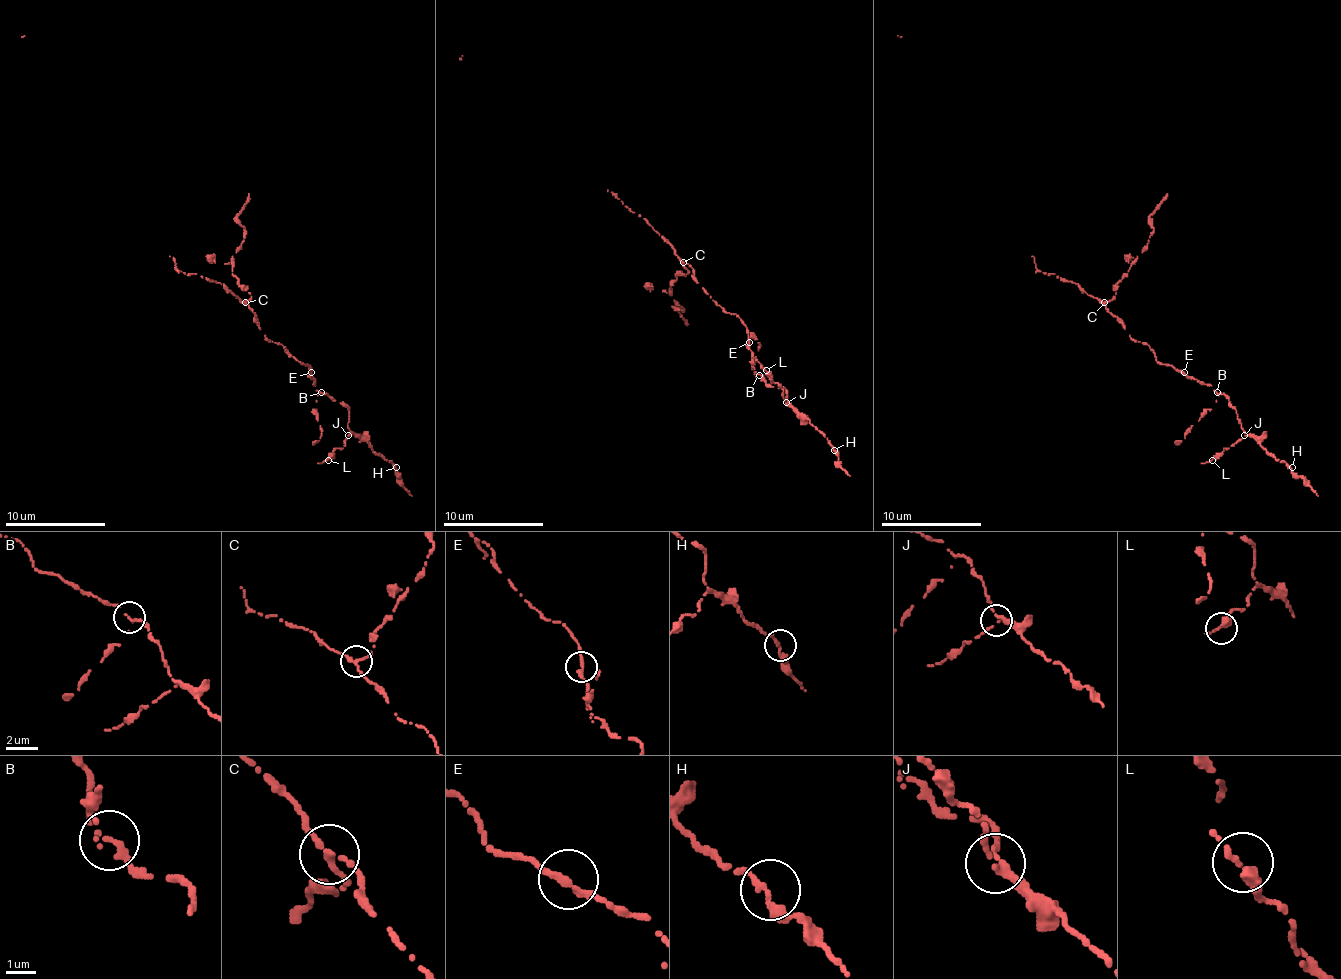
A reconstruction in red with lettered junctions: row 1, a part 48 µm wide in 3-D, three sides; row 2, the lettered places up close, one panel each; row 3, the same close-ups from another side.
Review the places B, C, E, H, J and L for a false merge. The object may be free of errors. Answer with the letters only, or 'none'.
C

